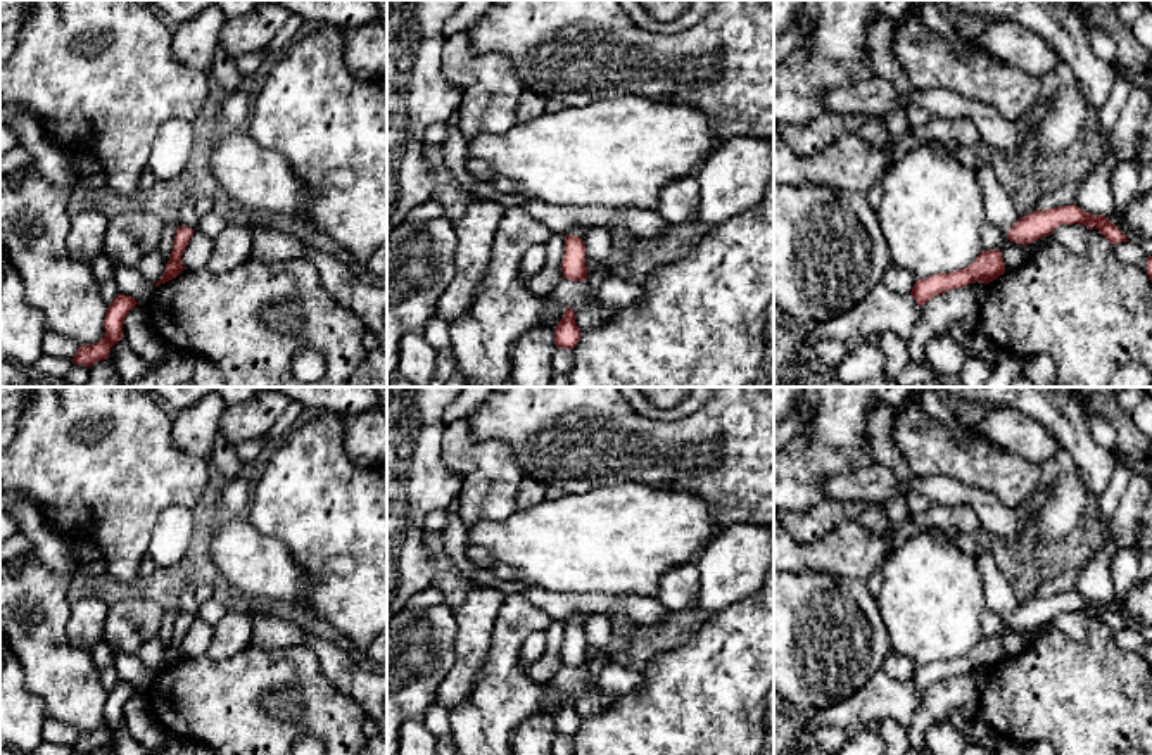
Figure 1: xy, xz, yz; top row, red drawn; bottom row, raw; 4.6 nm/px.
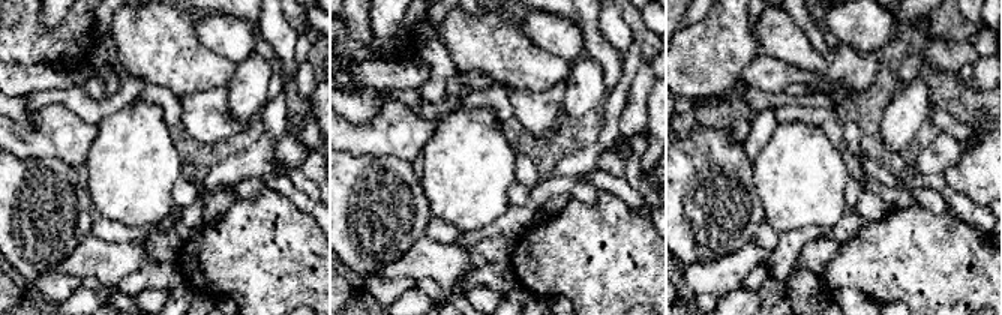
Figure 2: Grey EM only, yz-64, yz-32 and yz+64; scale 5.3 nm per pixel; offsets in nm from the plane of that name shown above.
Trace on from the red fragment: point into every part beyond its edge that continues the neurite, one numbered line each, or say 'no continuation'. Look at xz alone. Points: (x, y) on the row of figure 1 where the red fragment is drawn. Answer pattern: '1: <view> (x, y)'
no continuation

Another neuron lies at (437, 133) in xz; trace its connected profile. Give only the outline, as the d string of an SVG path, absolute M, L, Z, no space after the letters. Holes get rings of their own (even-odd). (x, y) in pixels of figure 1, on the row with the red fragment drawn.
M435 123L427 128L423 135L425 145L437 145L442 147L447 140L447 128L446 123Z

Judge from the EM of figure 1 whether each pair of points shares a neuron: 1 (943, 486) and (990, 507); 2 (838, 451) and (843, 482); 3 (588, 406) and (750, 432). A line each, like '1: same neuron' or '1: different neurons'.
1: same neuron
2: different neurons
3: same neuron

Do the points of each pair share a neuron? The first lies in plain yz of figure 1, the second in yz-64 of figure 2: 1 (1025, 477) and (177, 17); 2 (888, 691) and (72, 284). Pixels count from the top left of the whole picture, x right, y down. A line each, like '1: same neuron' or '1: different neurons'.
1: same neuron
2: different neurons

